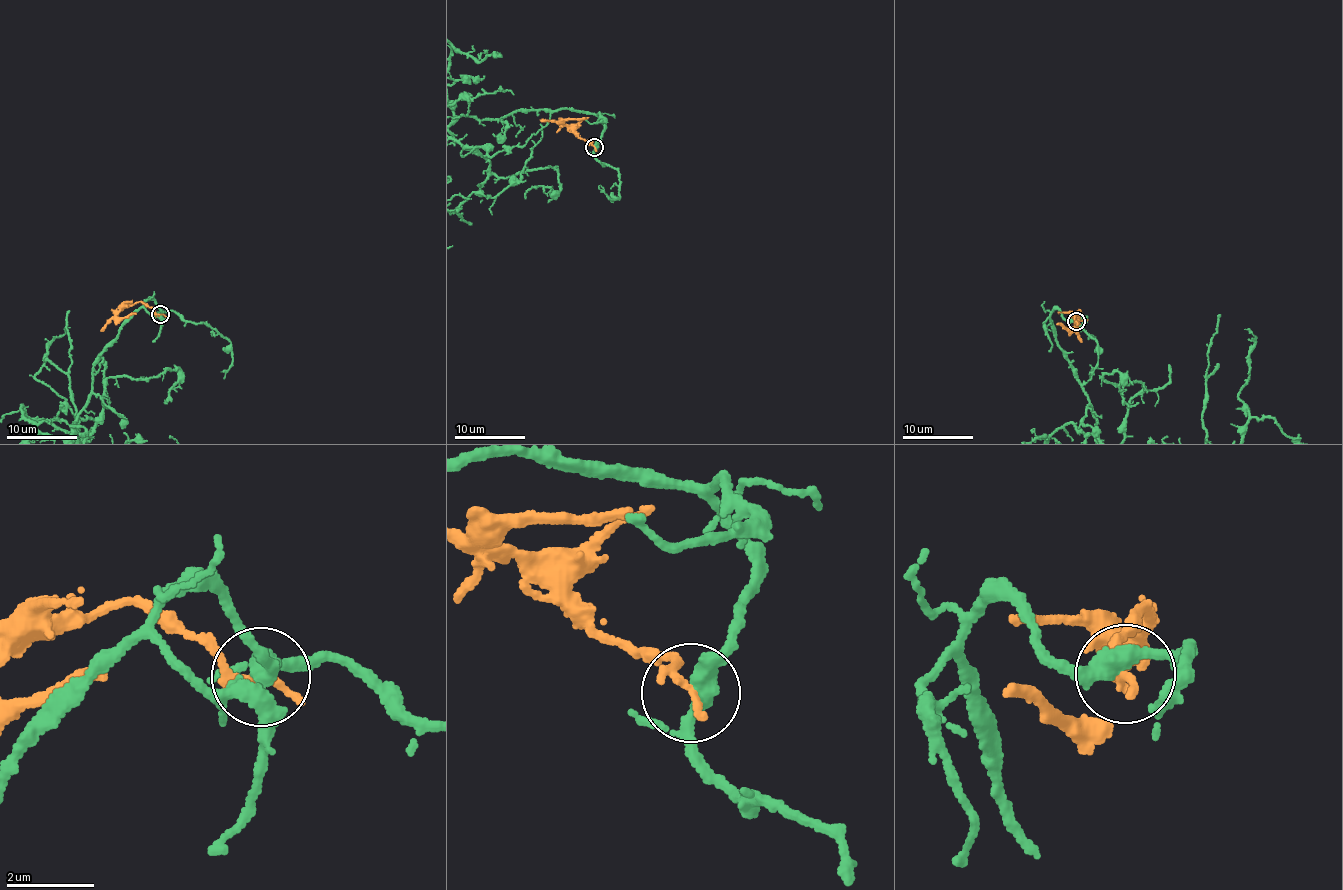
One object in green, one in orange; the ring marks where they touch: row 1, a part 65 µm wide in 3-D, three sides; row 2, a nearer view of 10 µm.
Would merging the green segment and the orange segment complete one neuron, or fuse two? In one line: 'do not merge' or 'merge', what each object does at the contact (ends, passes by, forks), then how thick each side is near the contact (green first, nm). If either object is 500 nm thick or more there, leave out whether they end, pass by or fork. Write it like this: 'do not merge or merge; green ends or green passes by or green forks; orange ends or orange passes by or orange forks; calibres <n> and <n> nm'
do not merge; green forks; orange ends; calibres 320 and 220 nm

